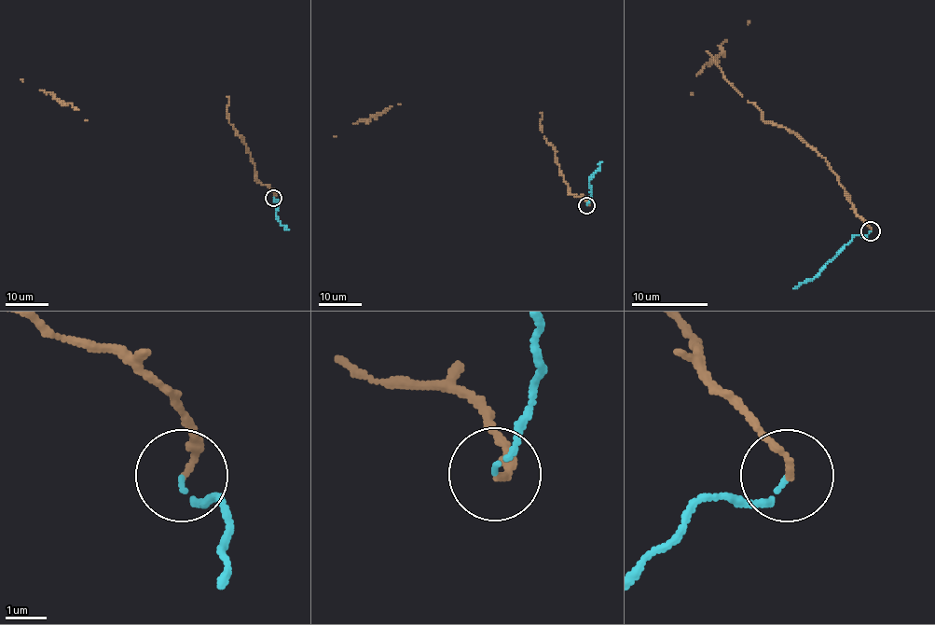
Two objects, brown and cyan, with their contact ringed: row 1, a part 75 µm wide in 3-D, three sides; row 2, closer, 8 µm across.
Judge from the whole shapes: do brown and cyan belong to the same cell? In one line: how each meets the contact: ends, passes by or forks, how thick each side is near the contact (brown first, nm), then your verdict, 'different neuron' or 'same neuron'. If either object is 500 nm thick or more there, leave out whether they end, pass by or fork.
brown ends there; cyan ends there; 170 nm thick on the brown side, 110 nm on the other; different neuron

